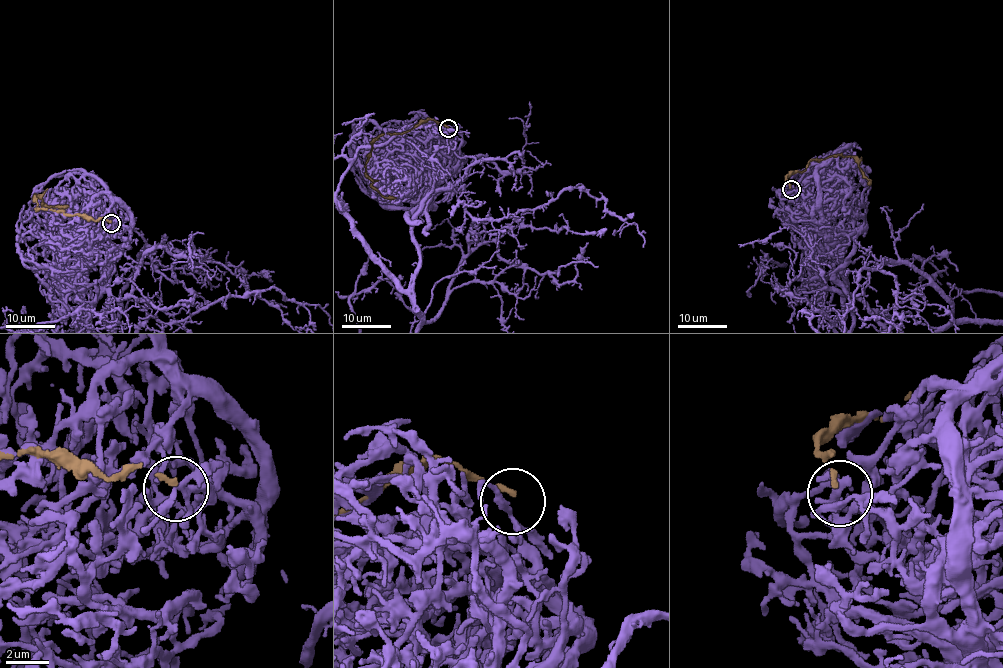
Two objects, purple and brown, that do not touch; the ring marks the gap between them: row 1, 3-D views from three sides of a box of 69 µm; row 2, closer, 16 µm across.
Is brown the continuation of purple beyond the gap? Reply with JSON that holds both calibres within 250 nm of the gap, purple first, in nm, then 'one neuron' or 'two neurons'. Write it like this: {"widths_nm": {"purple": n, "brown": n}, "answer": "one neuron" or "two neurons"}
{"widths_nm": {"purple": 200, "brown": 280}, "answer": "two neurons"}

